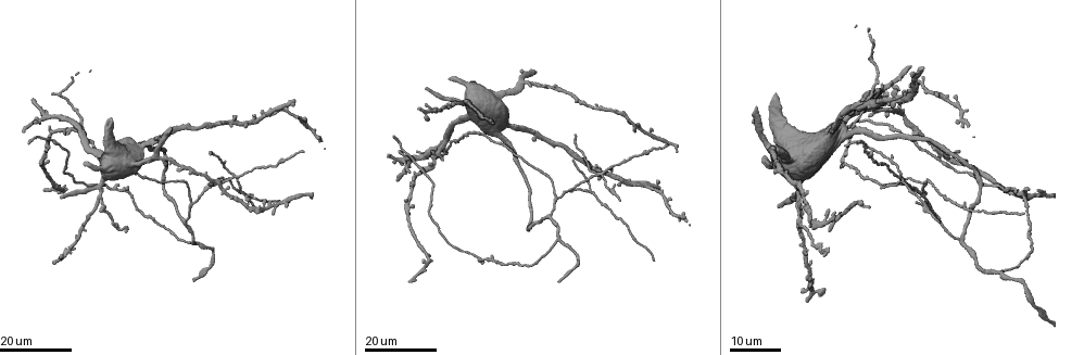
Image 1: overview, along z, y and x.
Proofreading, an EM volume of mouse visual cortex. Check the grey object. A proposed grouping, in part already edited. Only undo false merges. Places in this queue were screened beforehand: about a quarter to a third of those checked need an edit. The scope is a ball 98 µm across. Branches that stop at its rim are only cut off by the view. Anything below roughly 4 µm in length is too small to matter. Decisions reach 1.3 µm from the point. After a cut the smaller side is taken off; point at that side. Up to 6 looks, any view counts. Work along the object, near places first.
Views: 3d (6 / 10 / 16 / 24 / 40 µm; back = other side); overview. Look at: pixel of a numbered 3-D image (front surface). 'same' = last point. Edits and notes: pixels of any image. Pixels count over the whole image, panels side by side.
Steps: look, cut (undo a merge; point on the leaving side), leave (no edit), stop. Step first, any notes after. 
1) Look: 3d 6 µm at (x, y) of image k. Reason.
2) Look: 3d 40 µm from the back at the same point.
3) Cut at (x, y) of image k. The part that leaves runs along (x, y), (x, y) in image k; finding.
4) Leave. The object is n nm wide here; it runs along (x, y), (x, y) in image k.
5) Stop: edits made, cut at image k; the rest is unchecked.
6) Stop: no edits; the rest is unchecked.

Look: 3d 24 µm at (962, 240) of image 1. Arms part here.

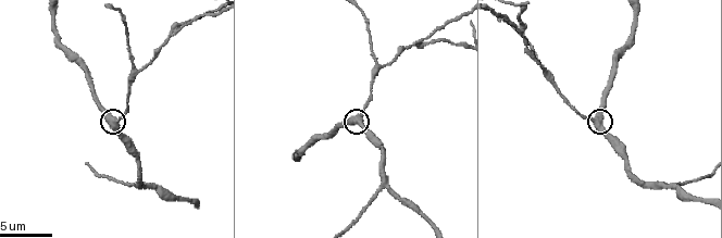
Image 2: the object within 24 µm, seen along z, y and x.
Look: 3d 6 µm at (116, 122) of image 2.

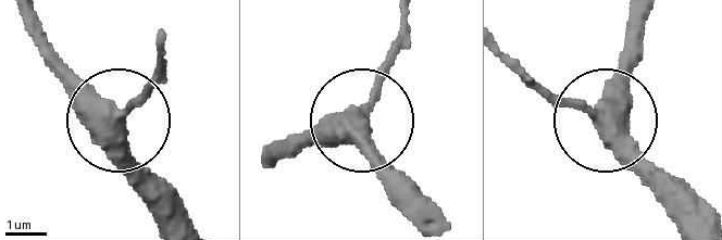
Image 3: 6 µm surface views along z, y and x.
Leave. 3 arms meet here; it runs along (24, 21), (111, 114), (127, 117), (159, 76) in image 3; continuous, no second cell.

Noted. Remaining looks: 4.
Look: 3d 24 µm at (799, 201) of image 1. A fork.

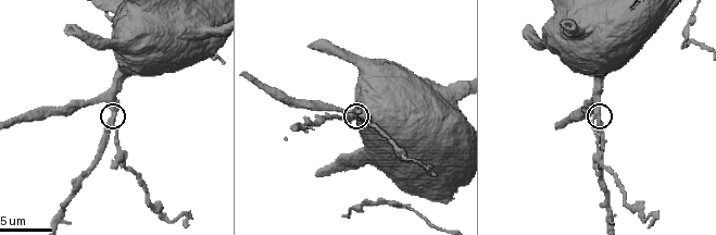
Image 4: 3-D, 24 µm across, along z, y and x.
Look: 3d 10 µm at (595, 119) of image 4. Closer look.

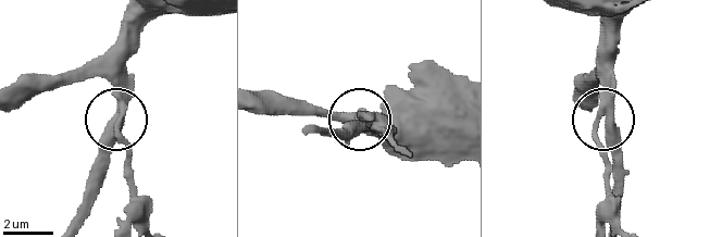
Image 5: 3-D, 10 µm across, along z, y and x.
Cut at (597, 134) of image 5. The side arm is 18 µm long; 3 arms meet here; a second cell is stuck on.

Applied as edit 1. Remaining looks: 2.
Stop: edits made, cut at image 5; the rest is unchecked.

